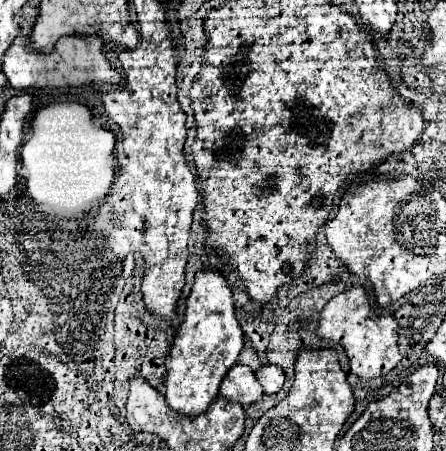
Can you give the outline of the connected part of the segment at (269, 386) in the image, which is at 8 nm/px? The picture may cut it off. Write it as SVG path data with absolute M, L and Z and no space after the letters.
M264 364L260 370L256 370L256 378L266 394L278 394L284 384L284 372L274 364Z

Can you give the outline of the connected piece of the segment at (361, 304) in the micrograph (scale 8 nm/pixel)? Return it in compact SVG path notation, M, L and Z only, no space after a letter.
M362 286L350 288L334 296L322 310L318 322L318 336L326 340L336 340L344 346L350 358L352 372L360 378L372 380L388 374L400 360L398 352L398 322L392 314L376 314Z

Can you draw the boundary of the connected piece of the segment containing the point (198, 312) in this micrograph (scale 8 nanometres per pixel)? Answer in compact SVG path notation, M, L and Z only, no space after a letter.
M216 270L196 272L192 292L186 300L184 320L172 340L166 364L166 402L182 414L202 414L218 396L218 388L226 372L236 364L244 346L242 328L234 316L234 300L228 280Z

